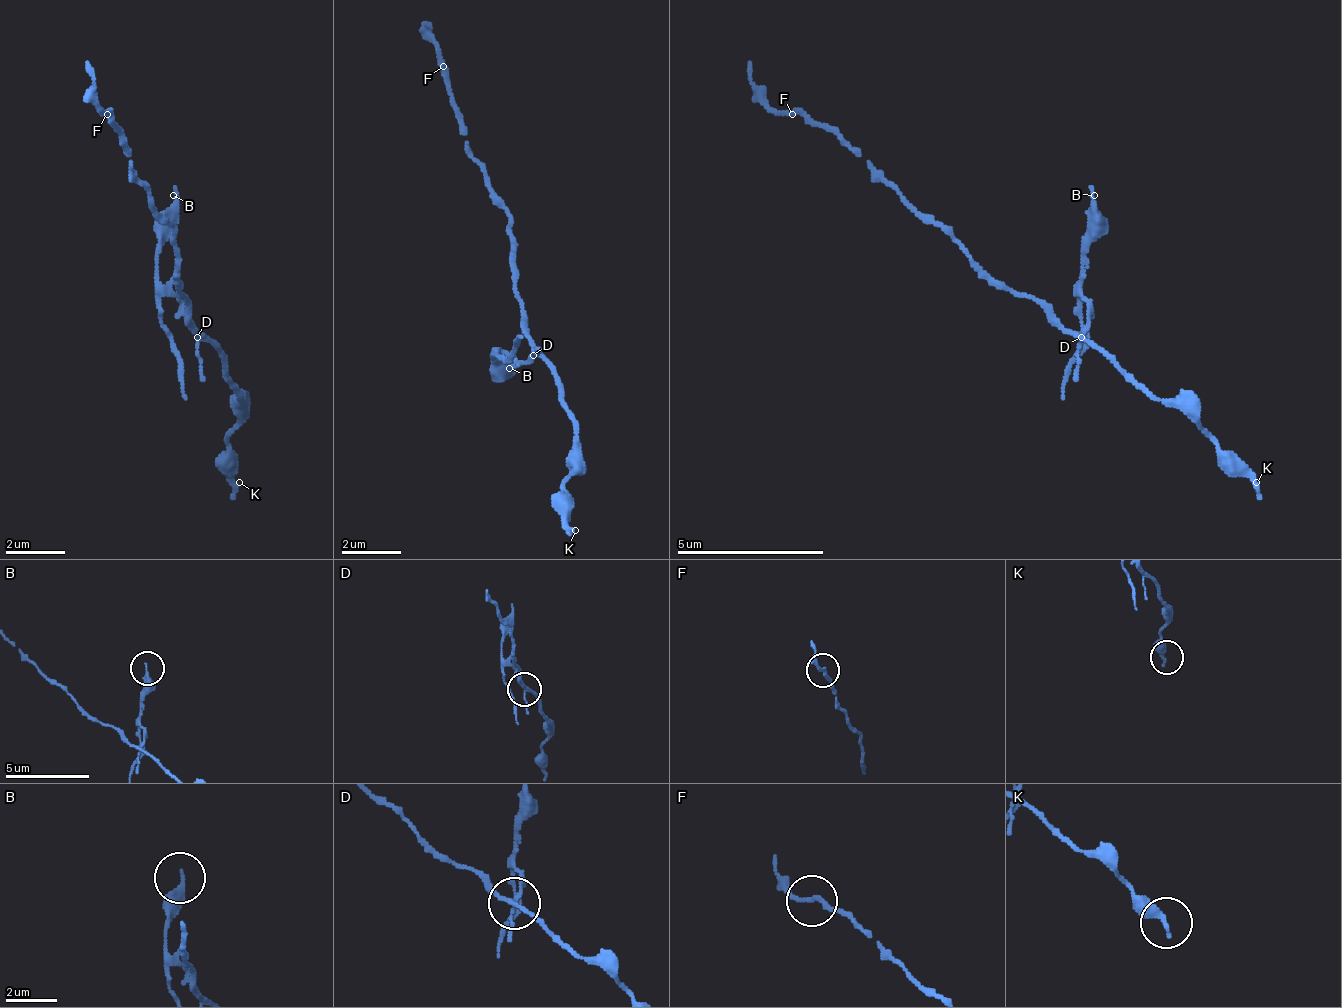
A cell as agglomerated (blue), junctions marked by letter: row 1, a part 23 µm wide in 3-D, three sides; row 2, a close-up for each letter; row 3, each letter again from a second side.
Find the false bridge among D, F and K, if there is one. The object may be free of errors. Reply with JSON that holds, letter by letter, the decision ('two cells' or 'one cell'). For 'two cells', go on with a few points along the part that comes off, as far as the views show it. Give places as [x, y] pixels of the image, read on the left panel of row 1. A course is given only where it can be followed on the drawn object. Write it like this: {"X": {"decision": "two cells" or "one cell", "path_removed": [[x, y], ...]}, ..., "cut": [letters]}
{"D": {"decision": "two cells", "path_removed": [[195, 335], [158, 276], [173, 187]]}, "F": {"decision": "one cell"}, "K": {"decision": "one cell"}, "cut": ["D"]}

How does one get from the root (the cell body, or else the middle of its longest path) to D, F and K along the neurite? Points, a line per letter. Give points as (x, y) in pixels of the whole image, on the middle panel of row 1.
D: (516, 272), (516, 302), (524, 309), (524, 331), (531, 338), (531, 353)
F: (516, 272), (509, 213), (487, 184), (487, 169), (465, 147), (465, 117), (450, 103), (443, 66)
K: (516, 272), (524, 331), (575, 427), (575, 471), (560, 486), (560, 515), (575, 530)

